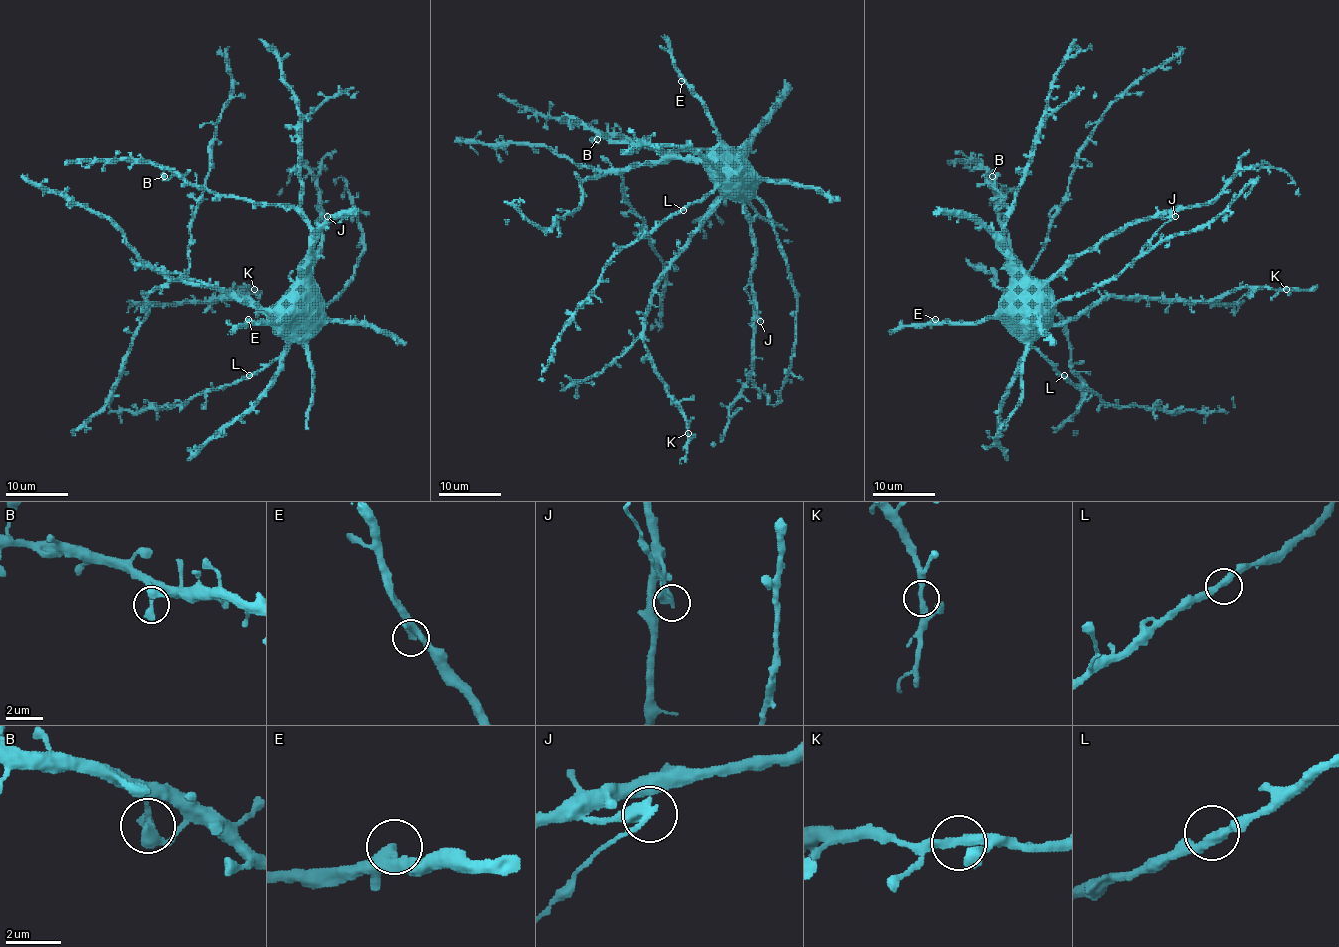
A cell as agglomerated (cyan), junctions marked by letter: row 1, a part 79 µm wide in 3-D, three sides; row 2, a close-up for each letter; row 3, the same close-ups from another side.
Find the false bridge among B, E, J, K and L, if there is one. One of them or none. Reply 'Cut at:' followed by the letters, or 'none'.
Cut at: J

